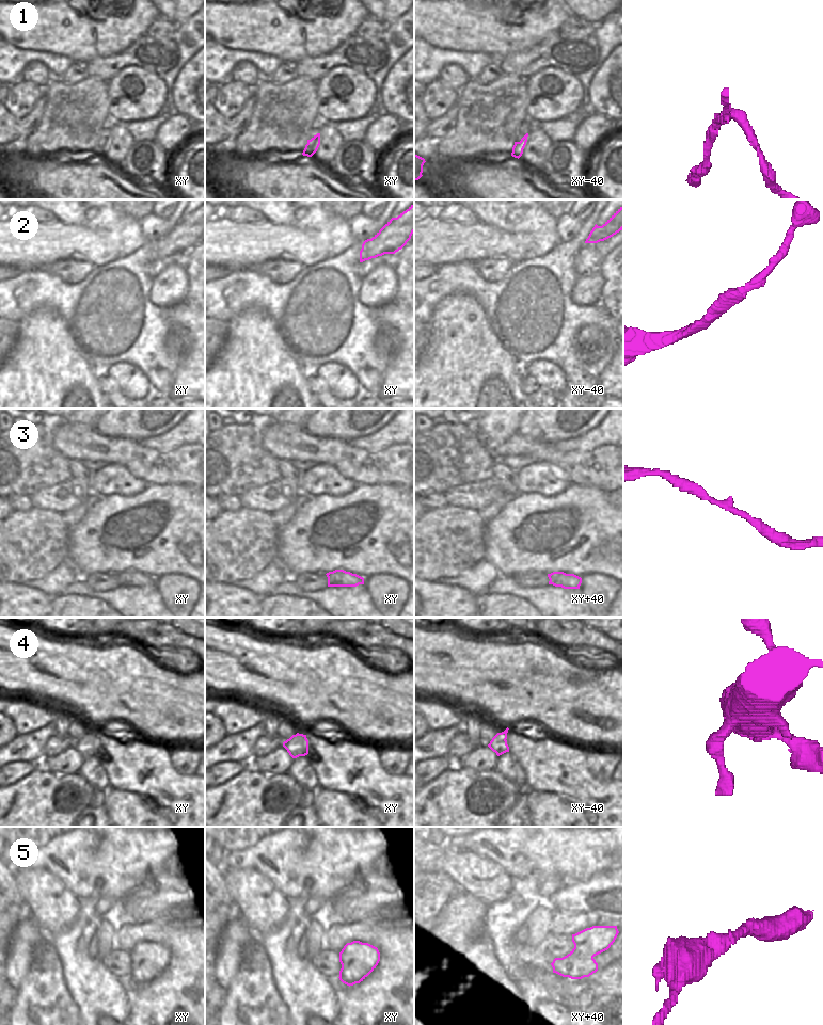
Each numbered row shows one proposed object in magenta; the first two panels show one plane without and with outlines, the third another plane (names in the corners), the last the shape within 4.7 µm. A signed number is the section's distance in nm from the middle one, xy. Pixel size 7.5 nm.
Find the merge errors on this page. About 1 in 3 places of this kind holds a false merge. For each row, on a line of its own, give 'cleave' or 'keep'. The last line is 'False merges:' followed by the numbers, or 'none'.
1: cleave
2: keep
3: keep
4: cleave
5: keep
False merges: 1, 4

